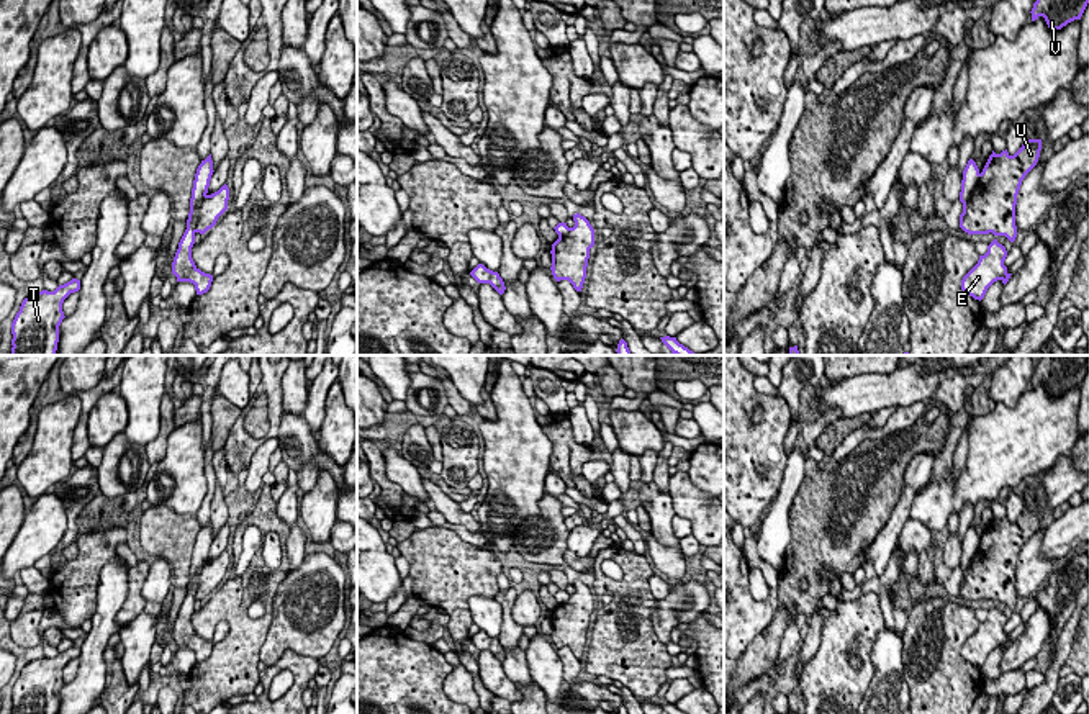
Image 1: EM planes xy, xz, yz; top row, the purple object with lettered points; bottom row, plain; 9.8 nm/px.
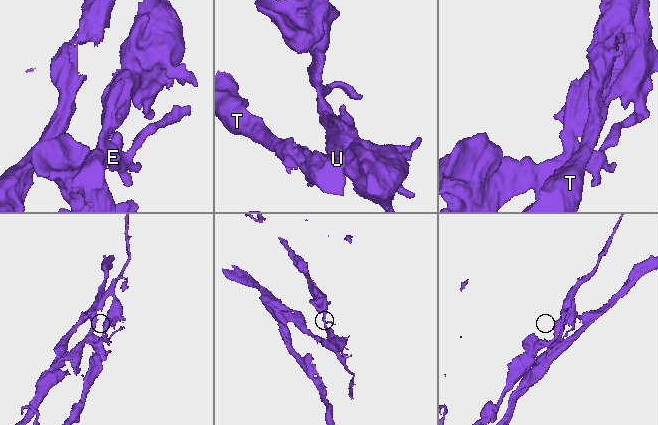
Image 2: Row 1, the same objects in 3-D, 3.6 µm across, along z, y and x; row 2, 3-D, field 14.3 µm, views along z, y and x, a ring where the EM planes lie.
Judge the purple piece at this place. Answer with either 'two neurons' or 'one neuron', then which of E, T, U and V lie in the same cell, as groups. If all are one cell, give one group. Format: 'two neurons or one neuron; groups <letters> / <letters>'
two neurons; groups E / T U V

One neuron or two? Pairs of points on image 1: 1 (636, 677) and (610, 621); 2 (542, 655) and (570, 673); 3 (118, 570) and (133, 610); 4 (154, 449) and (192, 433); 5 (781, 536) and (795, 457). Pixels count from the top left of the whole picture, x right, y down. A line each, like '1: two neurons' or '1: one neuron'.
1: one neuron
2: two neurons
3: two neurons
4: two neurons
5: one neuron

